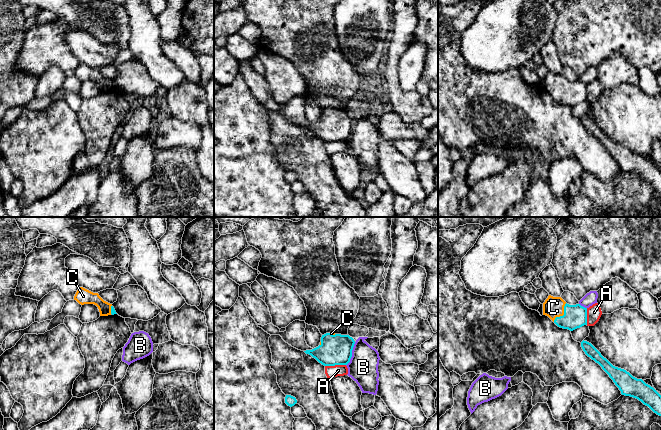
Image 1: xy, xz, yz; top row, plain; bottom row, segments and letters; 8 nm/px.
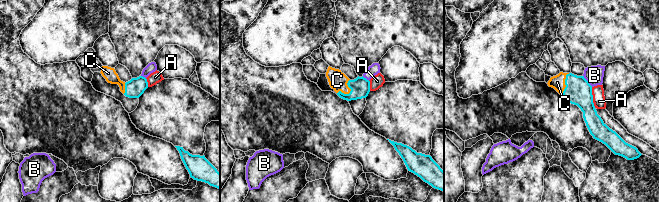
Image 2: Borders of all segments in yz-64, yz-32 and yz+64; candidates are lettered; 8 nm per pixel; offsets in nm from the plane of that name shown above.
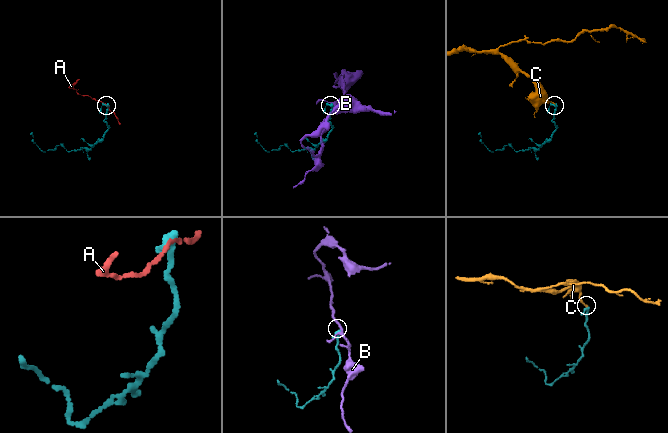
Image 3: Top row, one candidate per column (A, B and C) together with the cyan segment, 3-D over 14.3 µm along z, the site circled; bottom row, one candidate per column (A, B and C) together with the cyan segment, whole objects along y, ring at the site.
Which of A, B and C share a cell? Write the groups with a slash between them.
A / B / C

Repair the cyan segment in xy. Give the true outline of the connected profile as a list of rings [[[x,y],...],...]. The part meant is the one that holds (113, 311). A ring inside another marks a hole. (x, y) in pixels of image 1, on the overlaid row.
[[[79,287],[77,290],[74,300],[79,304],[94,304],[98,307],[100,316],[108,316],[117,314],[112,304],[104,301],[98,293],[93,293],[83,287]]]

